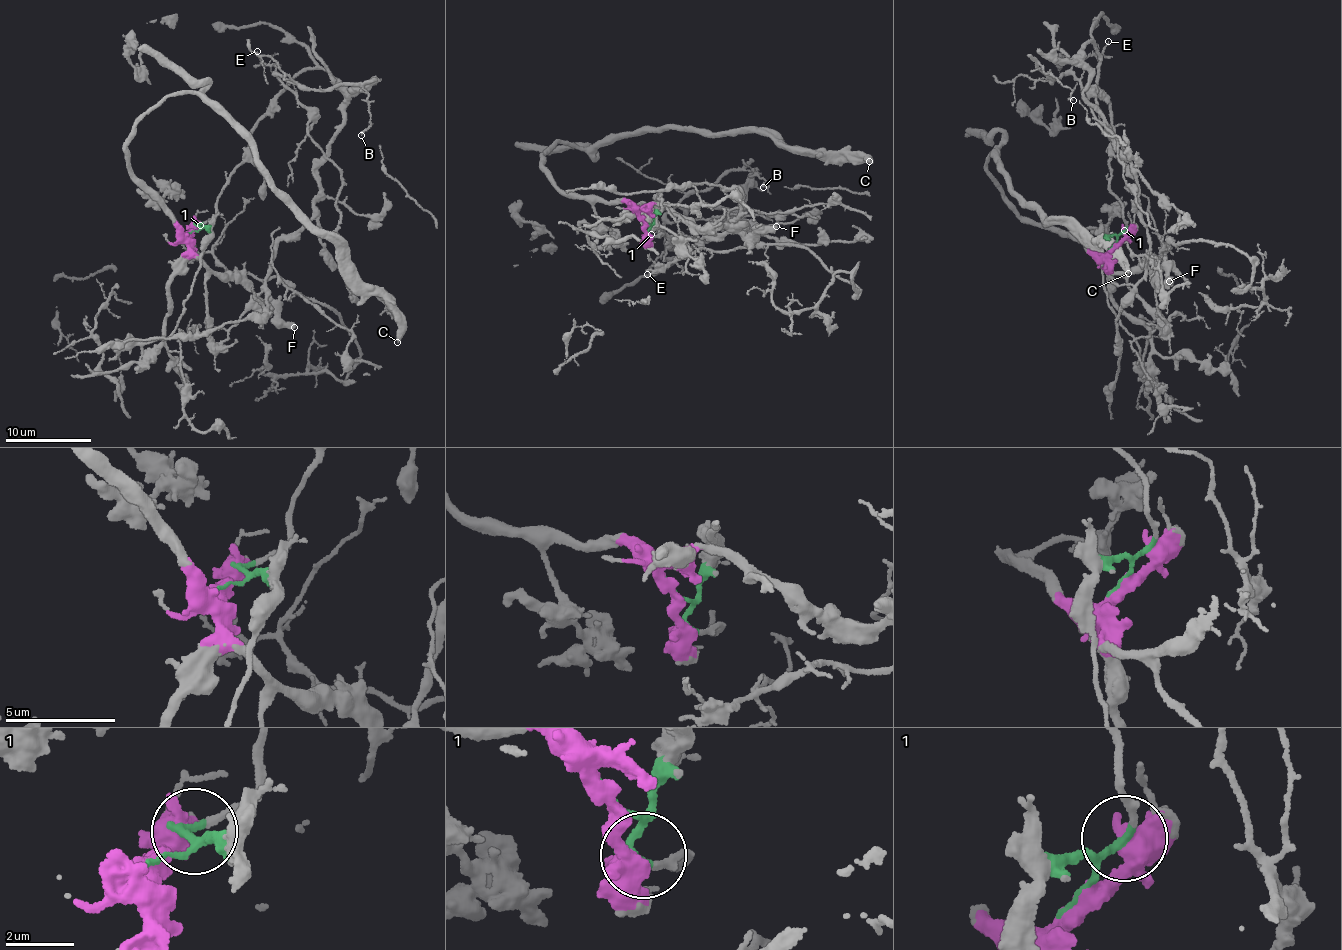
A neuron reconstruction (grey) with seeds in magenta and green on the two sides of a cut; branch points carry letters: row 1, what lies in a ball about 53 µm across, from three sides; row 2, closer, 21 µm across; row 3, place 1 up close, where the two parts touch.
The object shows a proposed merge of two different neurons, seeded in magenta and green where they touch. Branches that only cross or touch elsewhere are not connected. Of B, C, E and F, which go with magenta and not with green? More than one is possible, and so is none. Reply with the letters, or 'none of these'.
C, F

